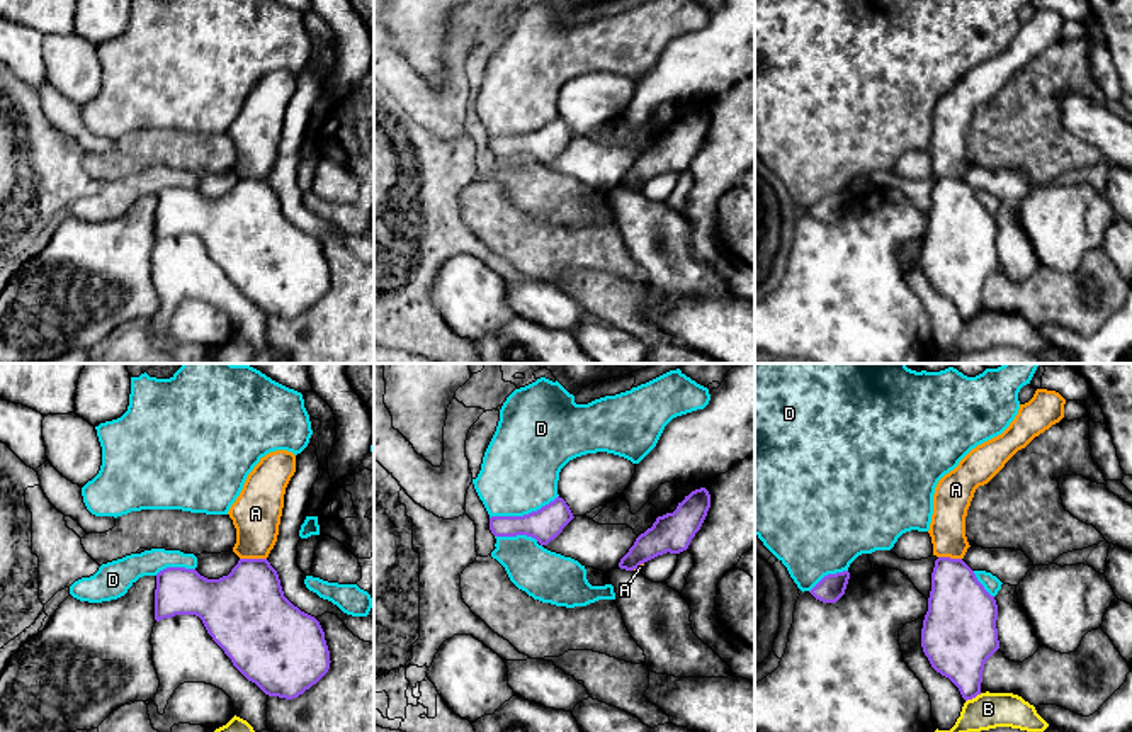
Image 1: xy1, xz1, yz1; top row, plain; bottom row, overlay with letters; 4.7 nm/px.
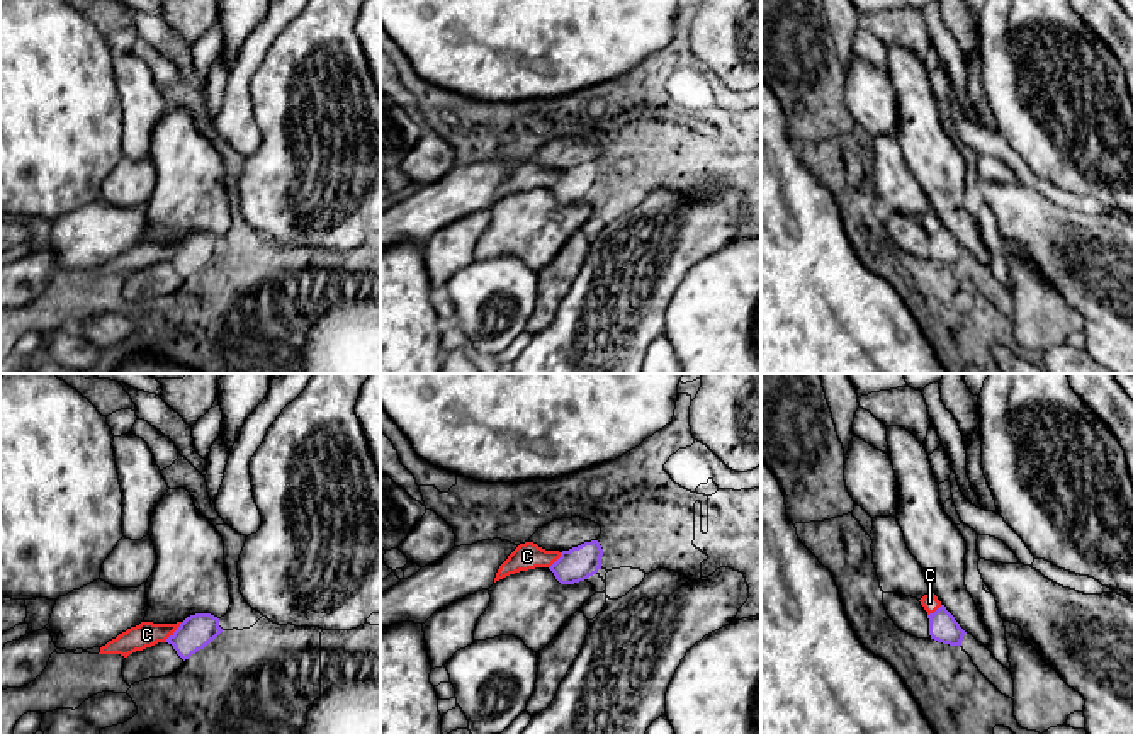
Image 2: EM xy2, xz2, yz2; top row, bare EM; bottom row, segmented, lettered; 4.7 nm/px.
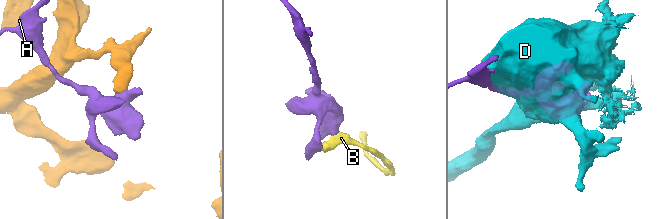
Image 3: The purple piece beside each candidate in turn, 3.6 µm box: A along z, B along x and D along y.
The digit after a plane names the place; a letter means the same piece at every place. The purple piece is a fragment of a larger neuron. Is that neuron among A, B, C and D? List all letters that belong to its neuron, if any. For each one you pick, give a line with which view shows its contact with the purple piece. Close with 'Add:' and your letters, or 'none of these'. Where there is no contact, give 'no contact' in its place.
C: meets purple in xy2
Add: C

